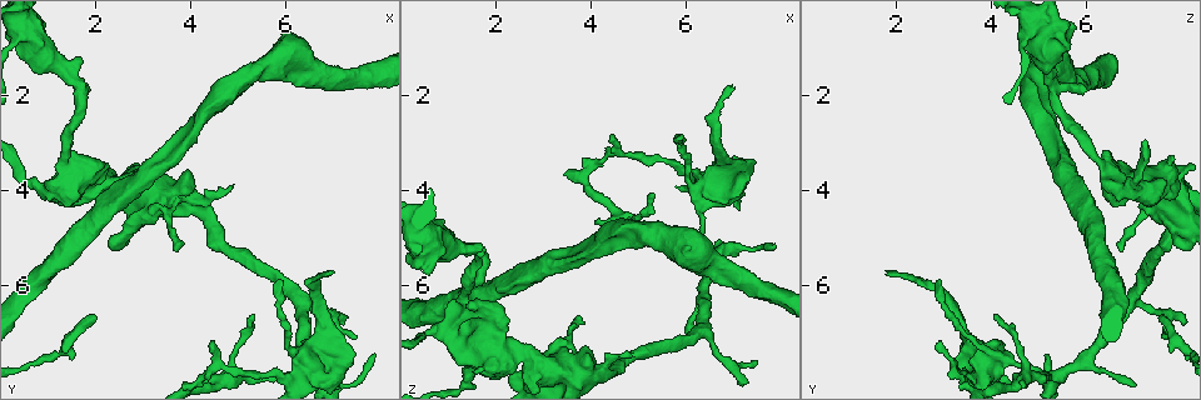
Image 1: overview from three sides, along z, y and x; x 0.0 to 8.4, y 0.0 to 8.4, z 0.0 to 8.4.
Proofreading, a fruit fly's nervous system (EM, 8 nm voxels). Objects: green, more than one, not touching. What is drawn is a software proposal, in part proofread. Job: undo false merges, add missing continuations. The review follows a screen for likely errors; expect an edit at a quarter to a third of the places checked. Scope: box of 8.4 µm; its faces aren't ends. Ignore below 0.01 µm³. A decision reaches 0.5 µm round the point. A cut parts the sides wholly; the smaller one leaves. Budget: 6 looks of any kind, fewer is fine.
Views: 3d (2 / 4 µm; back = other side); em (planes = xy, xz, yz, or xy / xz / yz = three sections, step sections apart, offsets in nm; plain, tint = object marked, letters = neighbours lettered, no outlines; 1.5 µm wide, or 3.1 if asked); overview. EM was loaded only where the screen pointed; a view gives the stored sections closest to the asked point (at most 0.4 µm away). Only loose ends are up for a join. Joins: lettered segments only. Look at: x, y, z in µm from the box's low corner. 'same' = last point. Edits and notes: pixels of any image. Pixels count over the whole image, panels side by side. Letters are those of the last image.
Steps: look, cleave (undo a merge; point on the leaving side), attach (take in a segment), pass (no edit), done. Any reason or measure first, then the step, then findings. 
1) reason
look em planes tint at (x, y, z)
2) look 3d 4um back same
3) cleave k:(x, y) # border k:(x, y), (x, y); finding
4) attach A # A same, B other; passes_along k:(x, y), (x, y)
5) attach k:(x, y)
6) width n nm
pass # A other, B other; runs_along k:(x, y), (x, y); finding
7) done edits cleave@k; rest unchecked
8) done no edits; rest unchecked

free end
look 3d 4um back at (2.05, 6.75, 7.60)

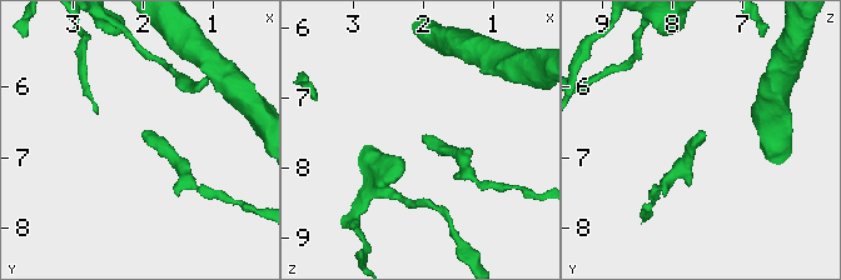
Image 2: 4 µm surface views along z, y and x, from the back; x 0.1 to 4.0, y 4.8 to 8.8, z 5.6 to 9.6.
look em planes letters at (2.05, 6.70, 7.55)

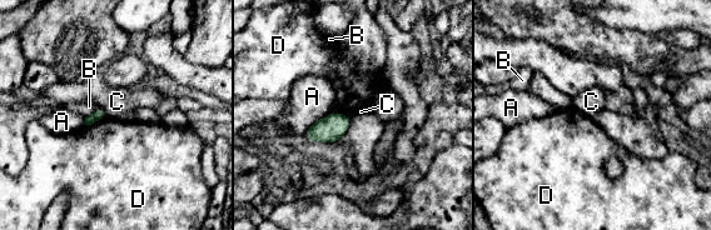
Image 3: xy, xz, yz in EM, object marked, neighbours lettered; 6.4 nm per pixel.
pass # A other, B other, C other, D other; border 3:(108, 115), (84, 125); no lettered segment goes on from it

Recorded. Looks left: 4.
an open end
look em planes letters at (3.65, 5.20, 6.70)

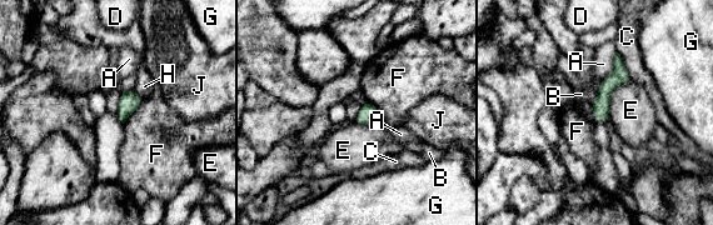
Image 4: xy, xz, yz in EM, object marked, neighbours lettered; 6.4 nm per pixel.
pass # A other, B other, C other, D other, E other, F other, G other, H other, J other; no lettered segment goes on from it

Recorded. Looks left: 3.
an open end
look em planes letters at (2.75, 3.70, 7.30)

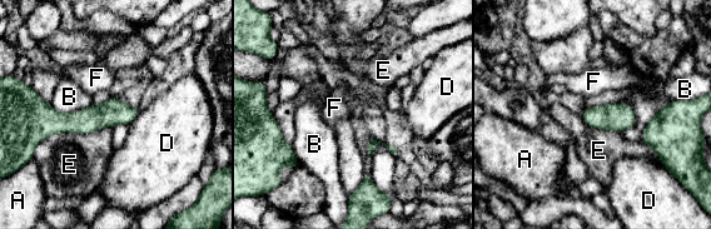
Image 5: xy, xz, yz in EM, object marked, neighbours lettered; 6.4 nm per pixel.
pass # A other, B other, D other, E other, F other; runs_along 5:(135, 110), (85, 122), (40, 120); none of them fits

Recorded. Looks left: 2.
done no edits; rest unchecked

